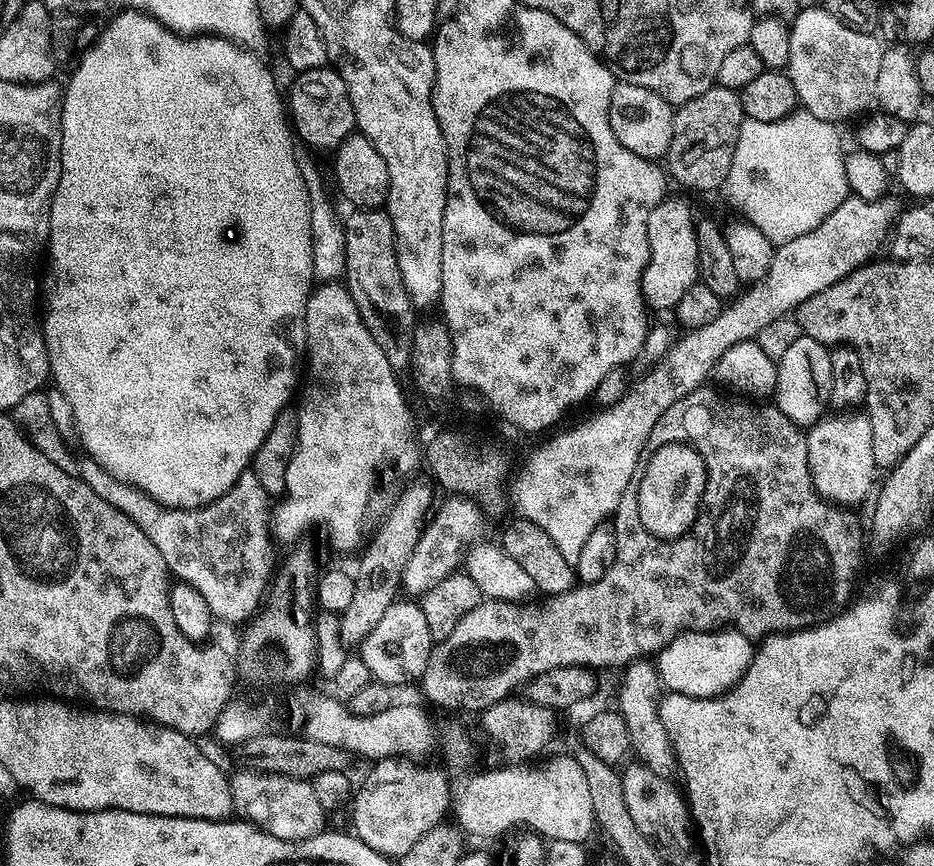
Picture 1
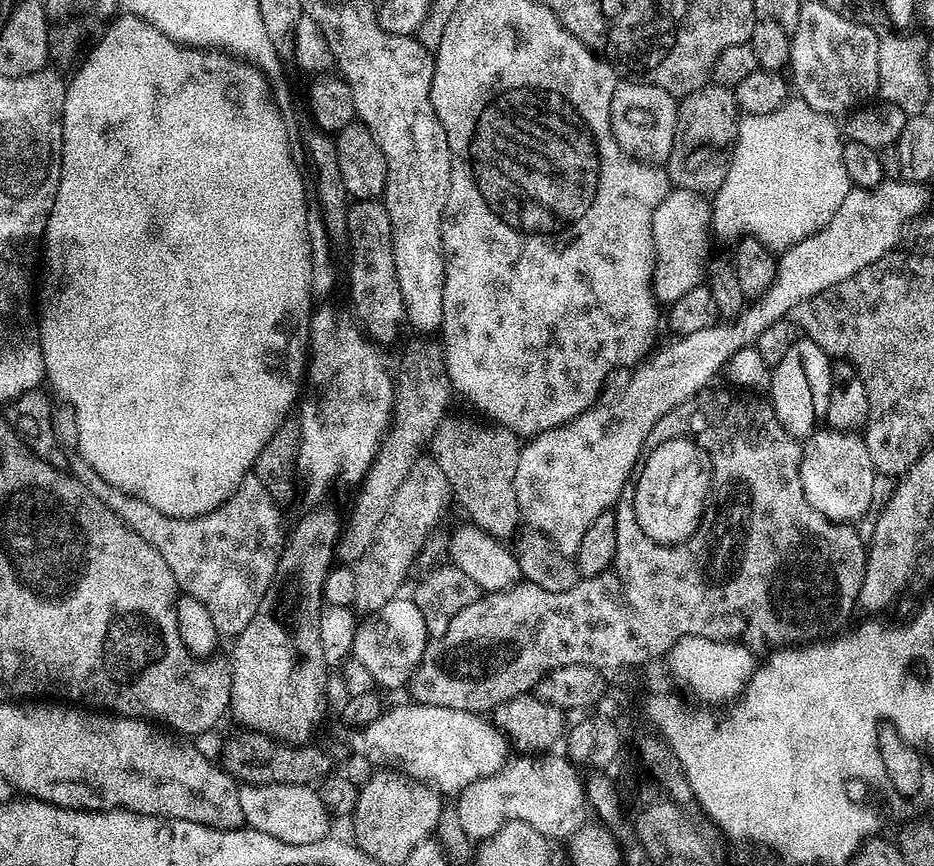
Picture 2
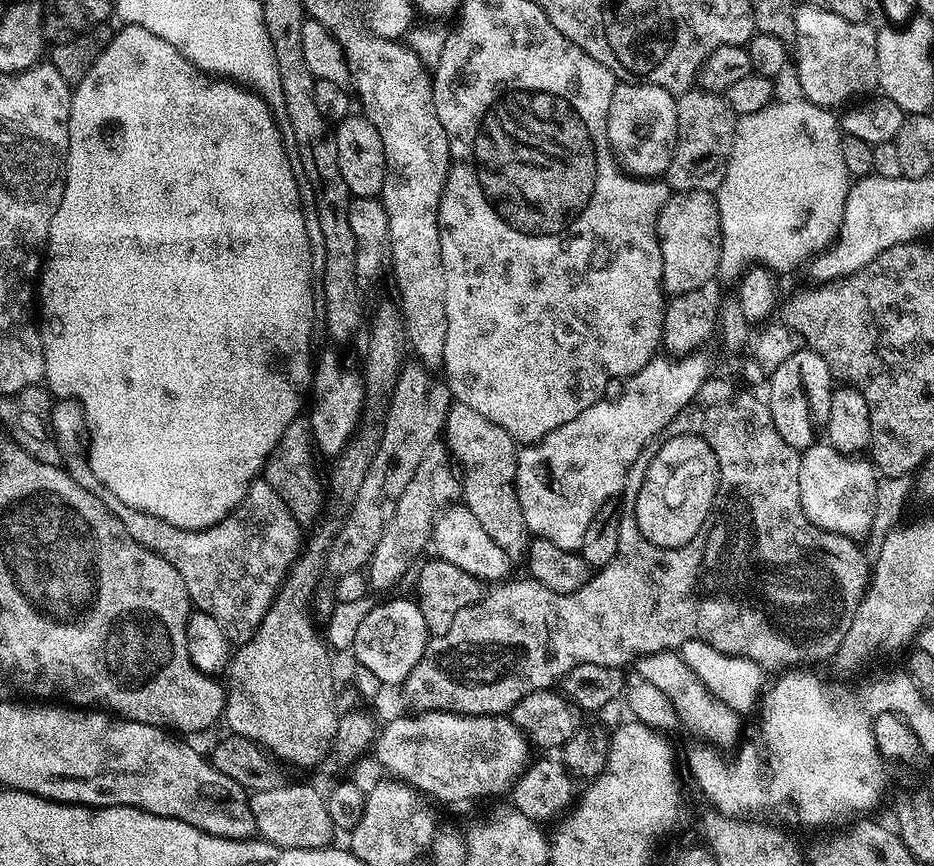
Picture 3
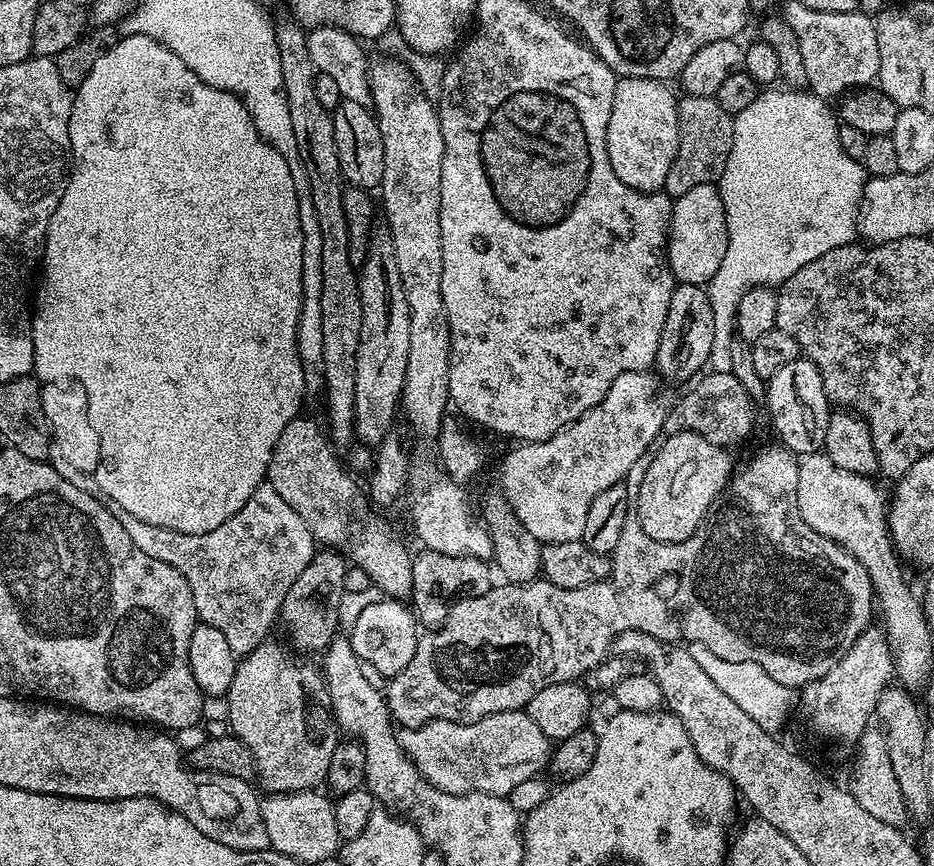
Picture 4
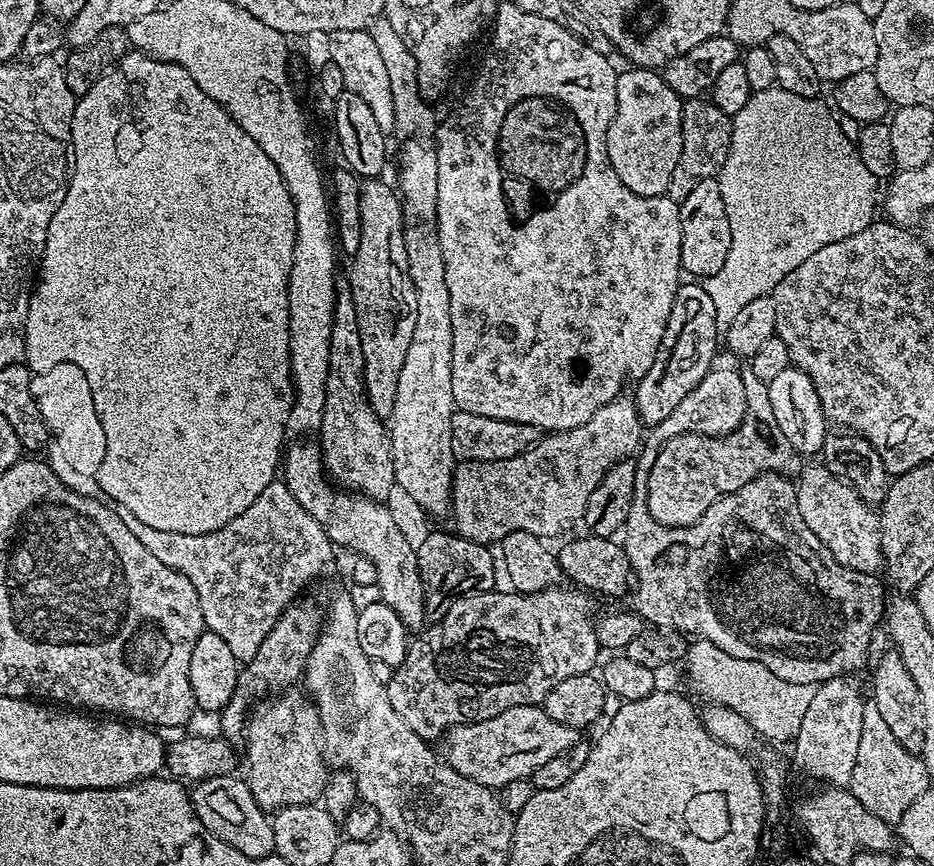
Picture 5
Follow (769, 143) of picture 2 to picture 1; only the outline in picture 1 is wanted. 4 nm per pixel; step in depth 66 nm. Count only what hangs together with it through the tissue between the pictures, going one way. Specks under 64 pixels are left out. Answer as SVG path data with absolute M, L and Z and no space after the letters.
M803 110L774 122L745 119L740 127L738 146L734 146L734 162L730 162L726 193L729 202L740 211L739 215L766 234L773 246L785 244L814 230L850 195L844 165L846 152L840 149L840 136L836 131L837 125L814 118L814 114Z

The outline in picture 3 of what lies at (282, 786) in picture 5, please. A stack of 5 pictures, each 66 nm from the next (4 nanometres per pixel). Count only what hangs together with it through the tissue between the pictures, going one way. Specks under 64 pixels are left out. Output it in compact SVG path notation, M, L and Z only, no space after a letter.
M322 542L305 547L292 564L283 586L277 592L255 634L235 649L226 669L228 680L226 679L222 718L227 722L228 730L235 736L250 738L277 761L285 765L293 764L296 768L312 768L324 759L329 759L340 717L340 709L336 706L331 651L325 639L318 636L310 613L310 601L316 592L314 585L317 584L319 576L322 576L324 567L324 549Z

